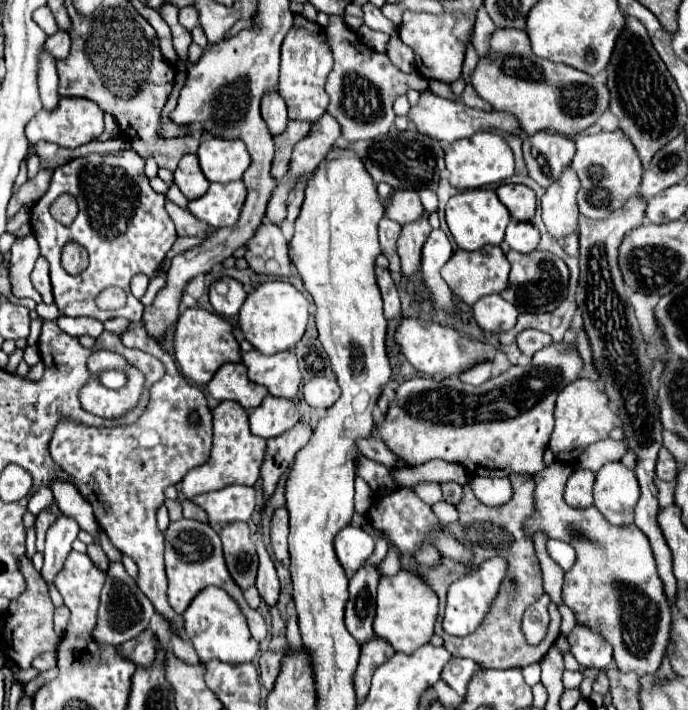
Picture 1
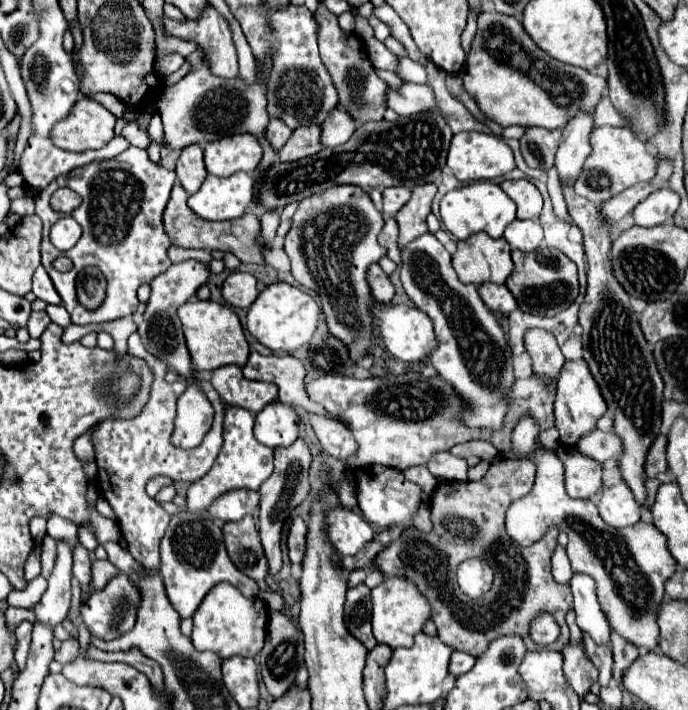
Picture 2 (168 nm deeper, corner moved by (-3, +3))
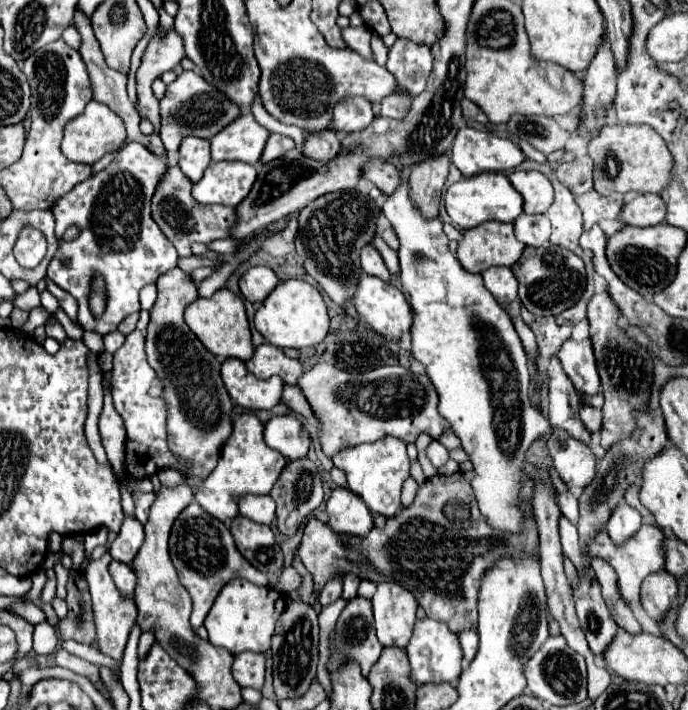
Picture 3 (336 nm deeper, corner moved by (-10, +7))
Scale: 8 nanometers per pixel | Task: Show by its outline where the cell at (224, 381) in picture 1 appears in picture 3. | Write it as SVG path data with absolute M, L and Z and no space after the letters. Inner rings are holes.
M226 359L222 363L222 381L230 397L244 409L272 409L282 397L282 379L270 377L266 381L256 379L246 371L246 365L238 359Z

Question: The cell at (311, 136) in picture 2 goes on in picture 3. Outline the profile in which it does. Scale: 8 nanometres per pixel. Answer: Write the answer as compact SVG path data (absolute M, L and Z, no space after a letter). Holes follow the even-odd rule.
M324 131L324 133L318 133L318 135L308 135L304 139L304 147L302 147L302 153L306 157L312 157L316 161L330 161L334 159L334 155L338 153L340 149L340 139L338 135L334 135L334 131Z

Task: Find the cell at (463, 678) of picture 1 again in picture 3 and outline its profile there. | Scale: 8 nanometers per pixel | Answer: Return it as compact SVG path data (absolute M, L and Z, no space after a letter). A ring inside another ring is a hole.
M462 631L462 633L458 633L458 637L460 637L464 659L472 661L478 651L478 633L476 631Z

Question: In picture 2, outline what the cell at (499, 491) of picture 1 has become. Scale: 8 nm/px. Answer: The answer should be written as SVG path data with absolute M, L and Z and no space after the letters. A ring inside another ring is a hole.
M435 453L429 459L427 467L435 477L445 477L445 479L451 479L451 481L467 481L465 459L453 457L451 453Z

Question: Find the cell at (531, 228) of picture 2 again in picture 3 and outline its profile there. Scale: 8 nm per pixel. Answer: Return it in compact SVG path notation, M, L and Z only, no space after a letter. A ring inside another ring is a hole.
M522 213L514 221L514 235L530 247L542 247L550 237L550 221L546 215L526 215Z

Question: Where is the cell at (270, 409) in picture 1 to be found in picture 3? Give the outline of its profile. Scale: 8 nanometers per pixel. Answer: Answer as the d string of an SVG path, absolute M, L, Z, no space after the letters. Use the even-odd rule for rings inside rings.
M274 415L264 429L264 441L280 451L286 459L302 459L308 455L310 437L294 415Z

